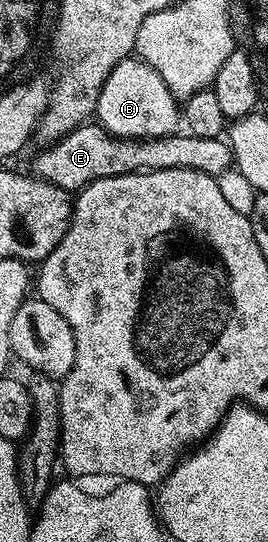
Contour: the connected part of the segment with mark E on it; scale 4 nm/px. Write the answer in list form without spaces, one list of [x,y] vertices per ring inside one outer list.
[[[86,122],[67,133],[63,139],[42,147],[42,152],[33,160],[32,175],[51,182],[65,192],[76,194],[99,178],[122,176],[132,172],[155,170],[199,170],[208,176],[224,177],[225,171],[234,167],[233,151],[228,139],[216,136],[203,138],[188,134],[156,136],[153,140],[124,140],[112,136],[97,122]]]

